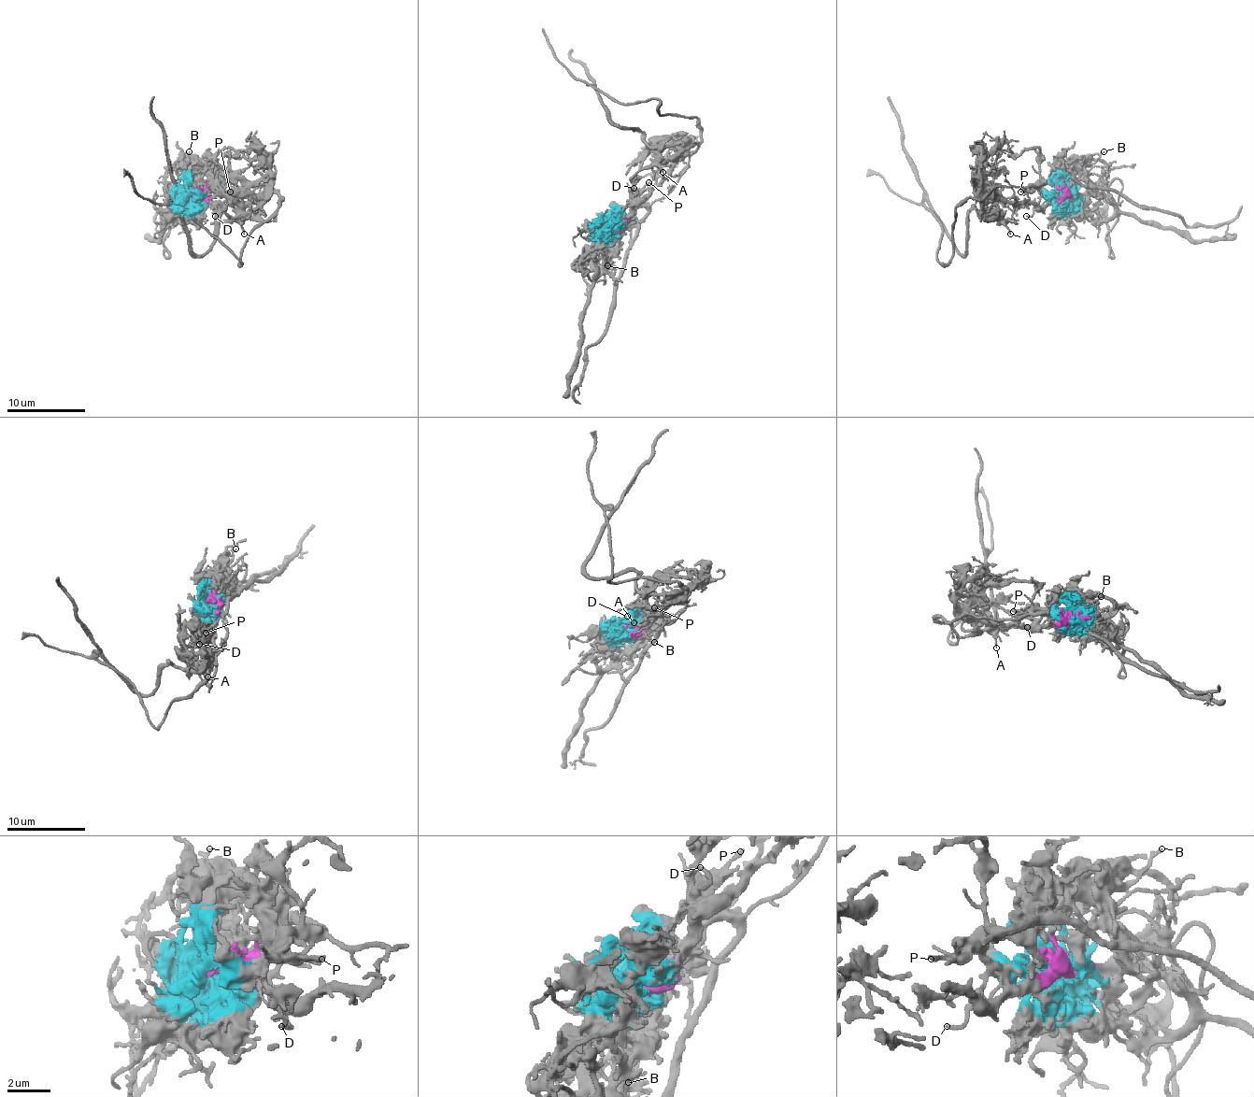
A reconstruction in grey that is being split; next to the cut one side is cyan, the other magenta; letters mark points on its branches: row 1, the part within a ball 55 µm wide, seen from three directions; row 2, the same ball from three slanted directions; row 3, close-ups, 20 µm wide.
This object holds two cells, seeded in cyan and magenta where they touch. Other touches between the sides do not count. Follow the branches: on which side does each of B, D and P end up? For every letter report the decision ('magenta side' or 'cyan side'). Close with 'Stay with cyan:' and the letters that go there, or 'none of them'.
B: cyan side
D: cyan side
P: cyan side
Stay with cyan: B, D, P

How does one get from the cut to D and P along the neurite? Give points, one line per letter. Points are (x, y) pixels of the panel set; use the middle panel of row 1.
D: (608, 224), (606, 220), (618, 215), (637, 193), (634, 187)
P: (608, 224), (606, 220), (649, 181)

